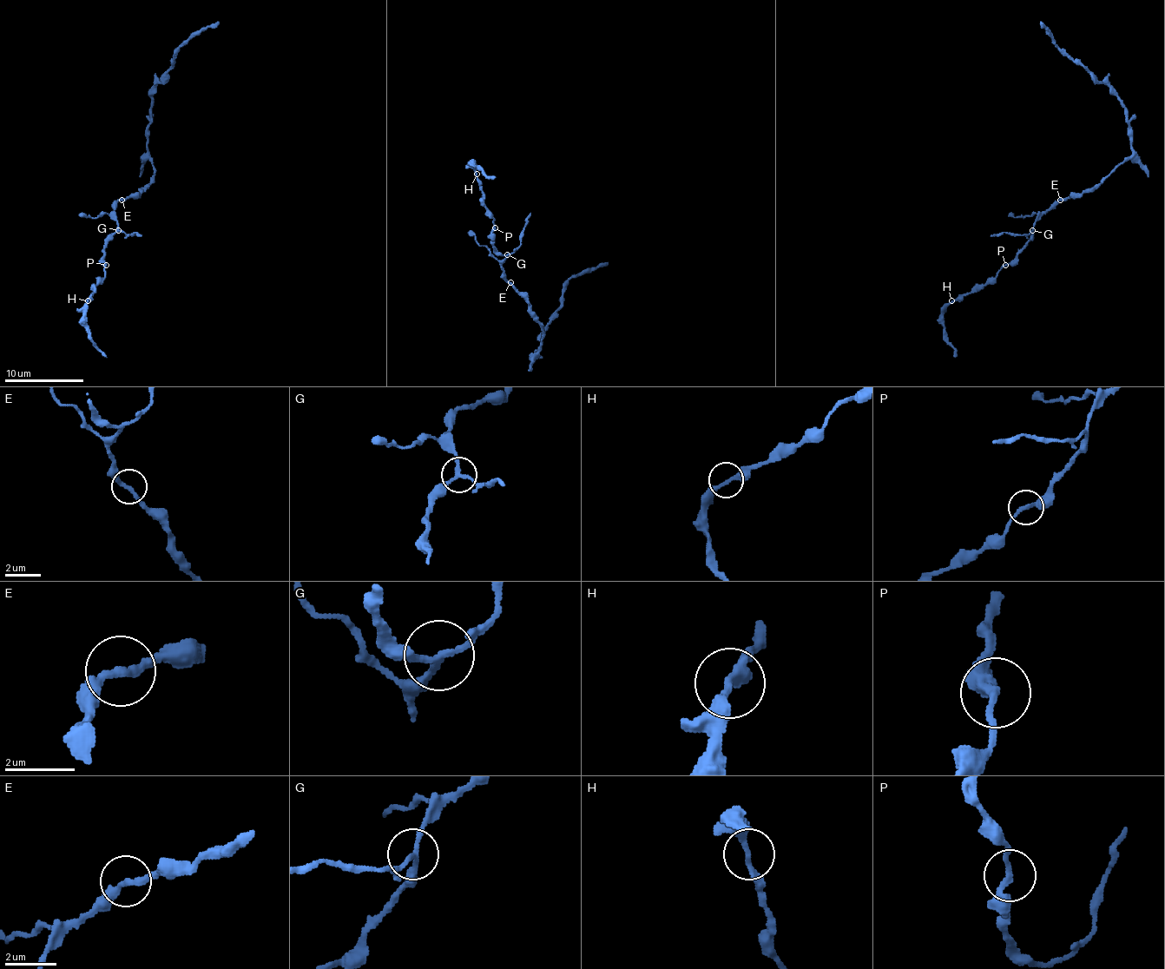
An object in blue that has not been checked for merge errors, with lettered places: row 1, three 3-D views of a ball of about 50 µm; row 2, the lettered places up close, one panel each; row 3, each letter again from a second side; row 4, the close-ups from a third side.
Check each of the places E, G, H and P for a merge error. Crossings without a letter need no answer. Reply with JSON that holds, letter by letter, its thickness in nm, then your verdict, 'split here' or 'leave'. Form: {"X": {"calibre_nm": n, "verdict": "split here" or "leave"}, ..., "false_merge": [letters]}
{"E": {"calibre_nm": 240, "verdict": "leave"}, "G": {"calibre_nm": 170, "verdict": "split here"}, "H": {"calibre_nm": 200, "verdict": "leave"}, "P": {"calibre_nm": 200, "verdict": "leave"}, "false_merge": ["G"]}

